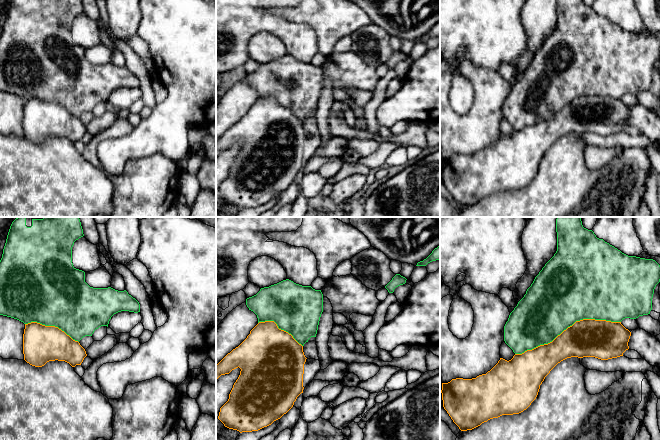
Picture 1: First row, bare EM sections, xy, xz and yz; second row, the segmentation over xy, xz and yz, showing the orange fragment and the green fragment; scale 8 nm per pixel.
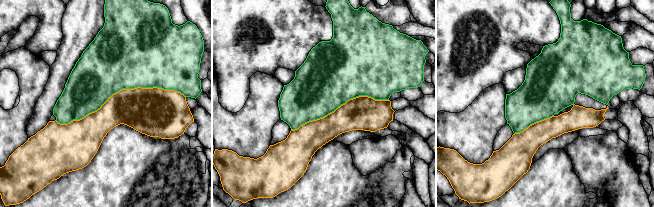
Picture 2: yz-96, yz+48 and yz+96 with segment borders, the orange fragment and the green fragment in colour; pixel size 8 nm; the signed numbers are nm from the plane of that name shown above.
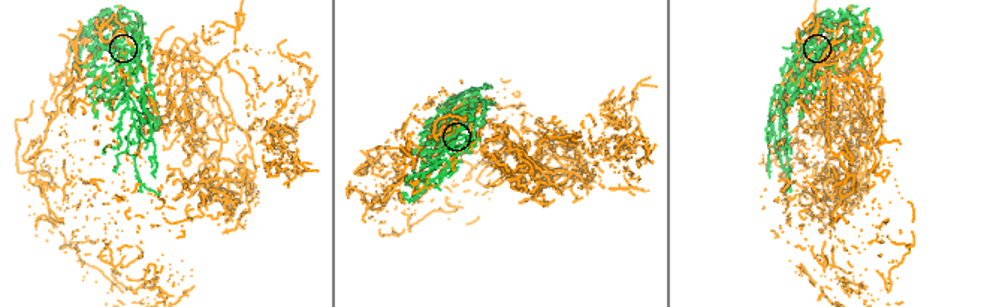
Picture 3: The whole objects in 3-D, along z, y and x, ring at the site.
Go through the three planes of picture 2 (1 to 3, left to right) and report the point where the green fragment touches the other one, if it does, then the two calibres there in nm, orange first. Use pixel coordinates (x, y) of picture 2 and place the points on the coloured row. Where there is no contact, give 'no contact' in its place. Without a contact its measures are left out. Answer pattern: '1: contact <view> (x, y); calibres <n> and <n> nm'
1: contact yz-96 (120, 90); calibres 360 and 480 nm
2: contact yz+48 (340, 106); calibres 280 and 480 nm
3: contact yz+96 (534, 123); calibres 240 and 380 nm

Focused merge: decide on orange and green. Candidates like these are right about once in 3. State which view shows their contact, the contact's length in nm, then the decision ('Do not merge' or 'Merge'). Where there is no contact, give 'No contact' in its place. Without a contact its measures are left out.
Touches orange in yz. Shared border 900 nm. Do not merge

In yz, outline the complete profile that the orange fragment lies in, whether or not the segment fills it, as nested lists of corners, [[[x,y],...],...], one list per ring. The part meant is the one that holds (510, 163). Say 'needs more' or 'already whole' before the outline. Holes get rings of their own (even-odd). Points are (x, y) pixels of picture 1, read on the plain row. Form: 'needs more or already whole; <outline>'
already whole; [[[595,95],[576,97],[548,120],[515,130],[509,137],[500,134],[486,150],[442,159],[443,183],[461,207],[472,206],[502,191],[519,190],[536,175],[540,161],[558,139],[571,133],[608,136],[623,132],[629,125],[630,112],[631,108],[621,98]]]

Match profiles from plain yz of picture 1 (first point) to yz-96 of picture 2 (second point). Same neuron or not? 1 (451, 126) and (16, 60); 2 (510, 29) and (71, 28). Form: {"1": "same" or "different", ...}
{"1": "same", "2": "different"}

